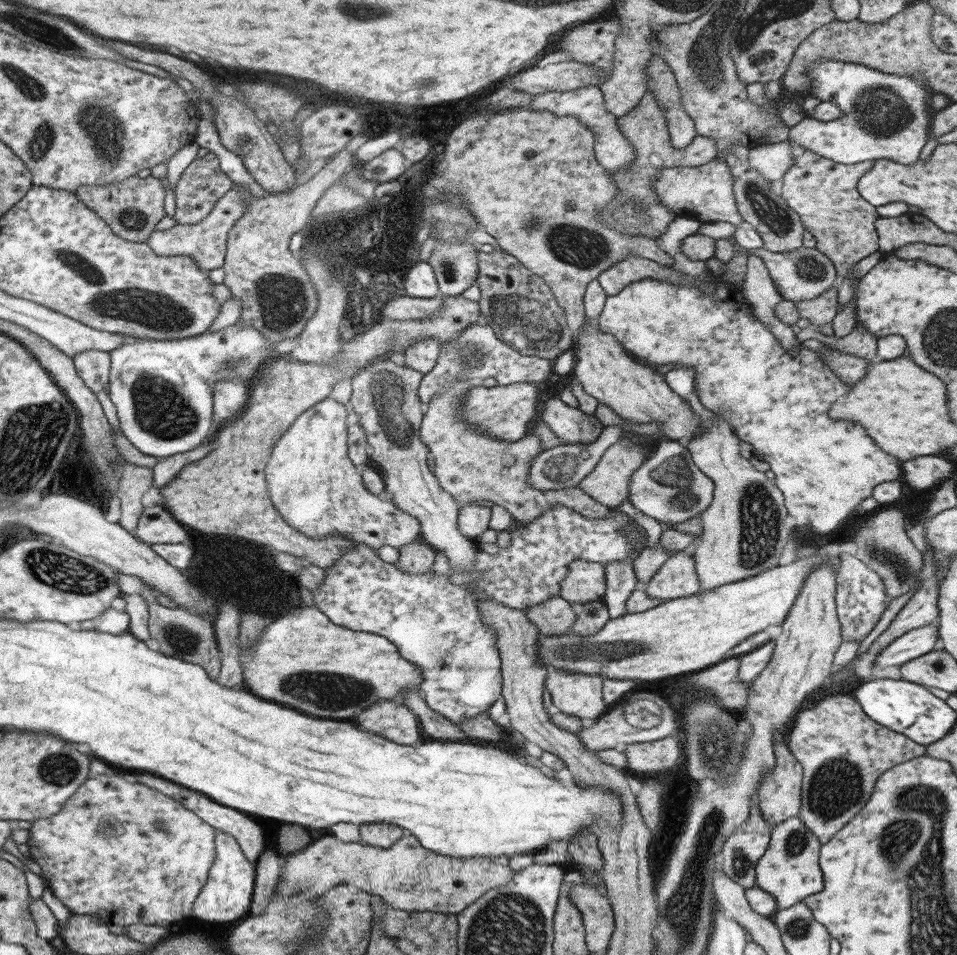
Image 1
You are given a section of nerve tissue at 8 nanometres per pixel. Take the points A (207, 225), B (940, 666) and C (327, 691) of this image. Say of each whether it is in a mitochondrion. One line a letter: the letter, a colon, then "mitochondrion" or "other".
A: other
B: mitochondrion
C: mitochondrion

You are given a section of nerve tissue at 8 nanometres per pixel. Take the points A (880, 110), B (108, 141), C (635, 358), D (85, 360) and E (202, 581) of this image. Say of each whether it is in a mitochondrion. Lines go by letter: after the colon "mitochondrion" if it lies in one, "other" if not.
A: mitochondrion
B: mitochondrion
C: other
D: other
E: other

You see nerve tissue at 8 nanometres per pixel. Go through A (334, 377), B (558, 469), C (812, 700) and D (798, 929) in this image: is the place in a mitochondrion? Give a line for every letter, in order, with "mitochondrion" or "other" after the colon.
A: other
B: mitochondrion
C: other
D: mitochondrion

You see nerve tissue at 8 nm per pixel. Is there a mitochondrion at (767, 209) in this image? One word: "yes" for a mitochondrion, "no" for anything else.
yes

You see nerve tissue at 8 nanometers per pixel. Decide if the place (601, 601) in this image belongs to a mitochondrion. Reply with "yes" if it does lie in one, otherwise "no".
no

